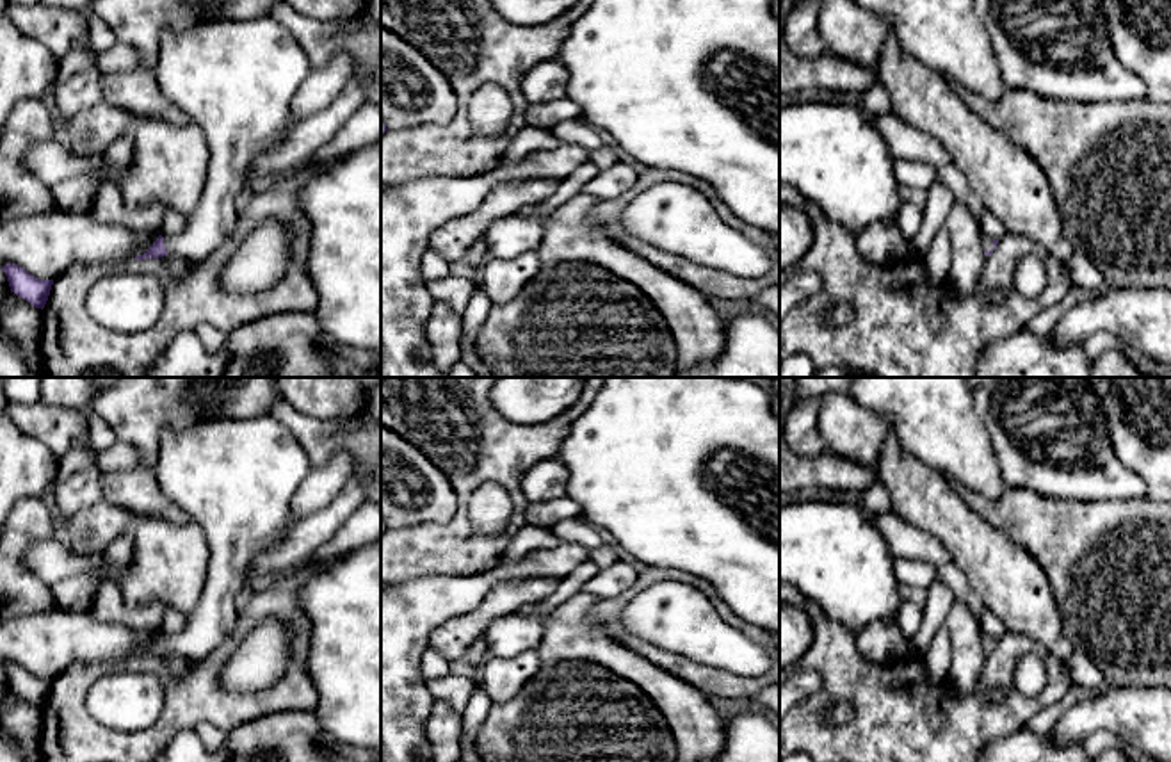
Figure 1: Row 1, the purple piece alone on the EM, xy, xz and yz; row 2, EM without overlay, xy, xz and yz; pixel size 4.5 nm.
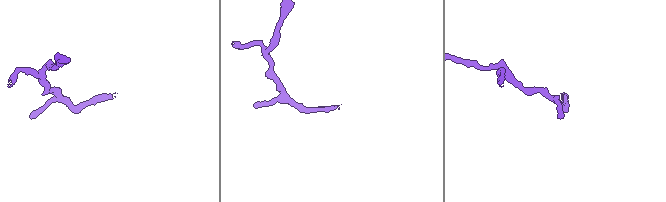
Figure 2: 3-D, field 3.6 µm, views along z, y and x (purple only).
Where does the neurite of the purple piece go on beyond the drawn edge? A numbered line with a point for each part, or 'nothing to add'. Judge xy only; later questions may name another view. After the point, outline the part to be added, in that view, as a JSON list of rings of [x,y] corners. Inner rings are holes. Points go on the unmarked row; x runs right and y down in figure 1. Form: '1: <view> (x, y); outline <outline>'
1: xy (235, 478); outline [[[271,415],[203,418],[185,429],[162,431],[155,479],[162,493],[203,529],[210,547],[203,595],[187,627],[164,636],[169,652],[205,659],[226,643],[237,621],[237,595],[253,586],[254,559],[292,532],[292,497],[311,466],[294,434]]]

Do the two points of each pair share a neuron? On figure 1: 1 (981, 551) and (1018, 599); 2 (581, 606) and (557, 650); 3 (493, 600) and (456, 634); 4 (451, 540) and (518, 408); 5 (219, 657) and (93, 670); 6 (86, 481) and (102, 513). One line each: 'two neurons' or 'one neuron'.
1: one neuron
2: one neuron
3: one neuron
4: two neurons
5: one neuron
6: two neurons

